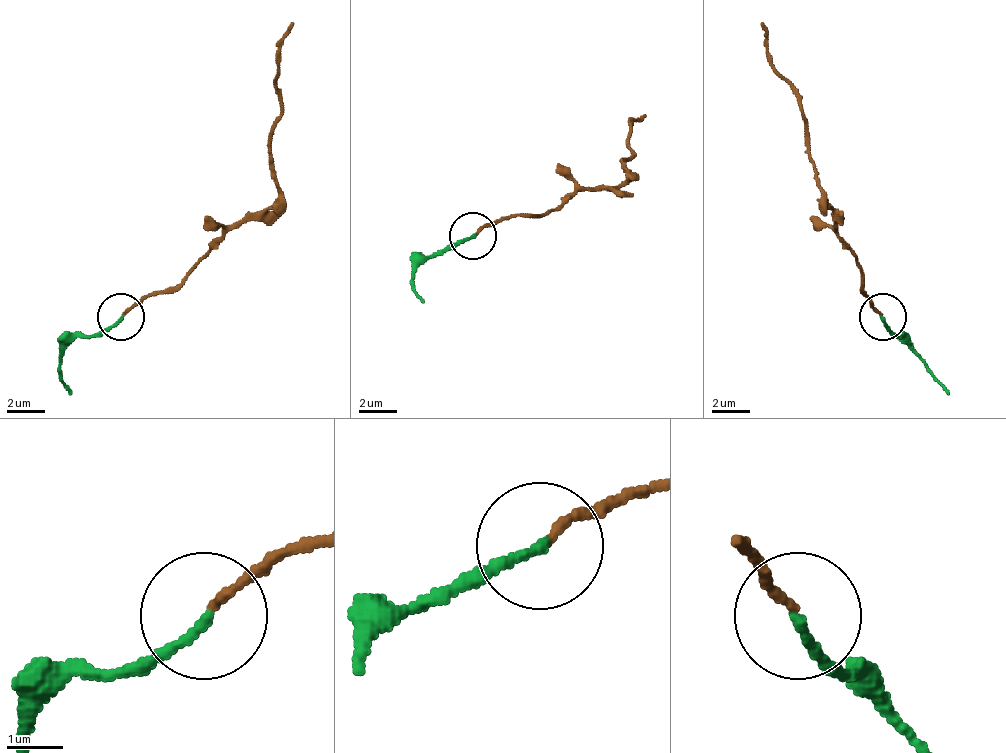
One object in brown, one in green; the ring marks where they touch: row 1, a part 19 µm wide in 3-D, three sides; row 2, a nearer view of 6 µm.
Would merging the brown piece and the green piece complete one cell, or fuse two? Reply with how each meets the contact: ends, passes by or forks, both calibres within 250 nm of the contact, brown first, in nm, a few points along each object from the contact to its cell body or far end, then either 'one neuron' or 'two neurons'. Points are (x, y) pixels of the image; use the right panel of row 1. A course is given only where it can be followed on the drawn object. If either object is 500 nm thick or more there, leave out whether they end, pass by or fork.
brown ends | green ends | 150/170 nm | brown via (883, 316), (836, 236), (836, 212), (808, 156), (803, 94), (770, 61), (761, 24) | green via (883, 316), (949, 396) | two neurons

